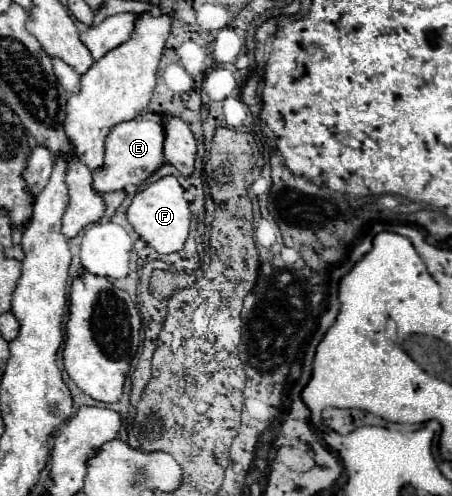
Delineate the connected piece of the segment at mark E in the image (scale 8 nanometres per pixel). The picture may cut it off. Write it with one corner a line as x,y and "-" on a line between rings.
156,114
138,116
128,122
120,122
112,126
108,138
106,138
106,154
104,164
92,172
92,188
98,194
104,192
116,192
124,190
128,184
140,184
146,180
160,164
162,160
162,142
164,142
164,130
160,124
160,118

